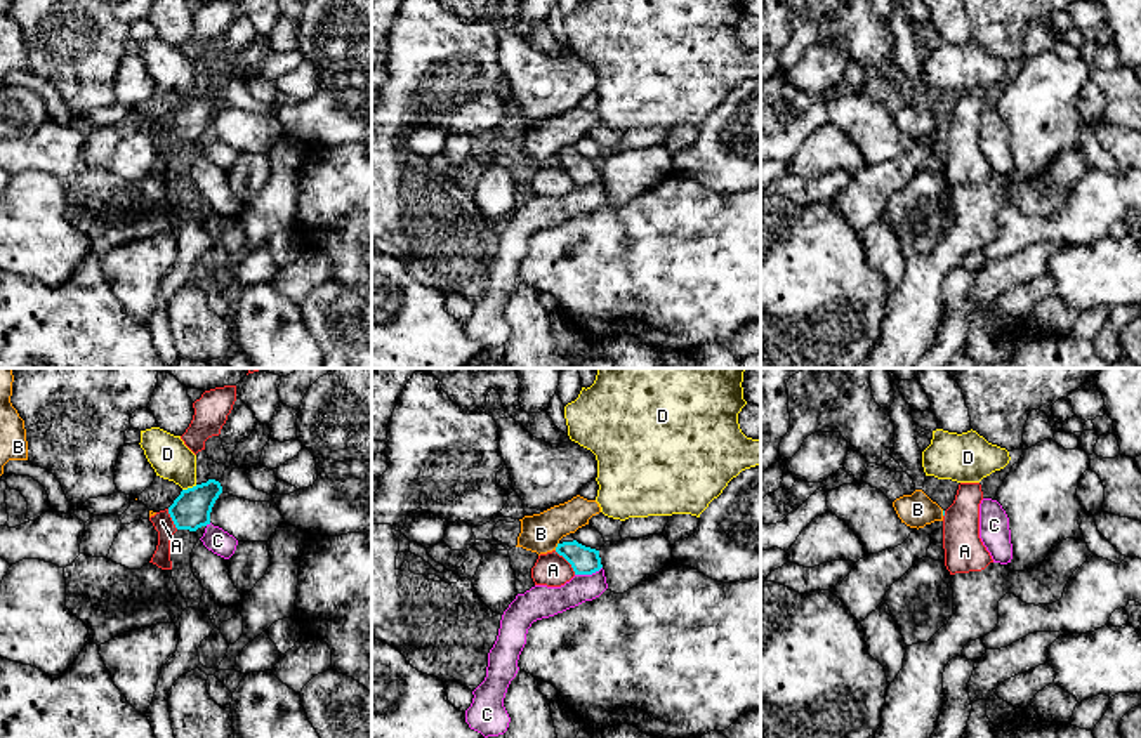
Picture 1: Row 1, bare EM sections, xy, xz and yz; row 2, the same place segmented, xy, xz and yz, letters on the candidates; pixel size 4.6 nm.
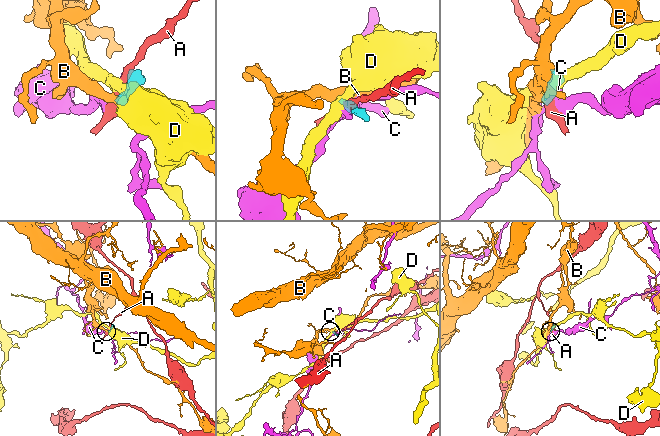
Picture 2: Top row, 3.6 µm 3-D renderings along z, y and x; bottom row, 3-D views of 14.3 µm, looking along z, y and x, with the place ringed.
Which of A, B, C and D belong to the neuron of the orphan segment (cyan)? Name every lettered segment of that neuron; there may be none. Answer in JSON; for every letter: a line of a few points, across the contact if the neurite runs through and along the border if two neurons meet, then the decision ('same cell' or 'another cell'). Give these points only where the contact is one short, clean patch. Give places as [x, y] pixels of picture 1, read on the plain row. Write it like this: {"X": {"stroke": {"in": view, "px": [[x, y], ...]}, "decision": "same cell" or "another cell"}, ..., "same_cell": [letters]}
{"A": {"decision": "another cell"}, "B": {"stroke": {"in": "xz", "px": [[558, 153], [554, 160]]}, "decision": "another cell"}, "C": {"decision": "another cell"}, "D": {"stroke": {"in": "xy", "px": [[197, 96], [183, 101]]}, "decision": "another cell"}, "same_cell": []}

